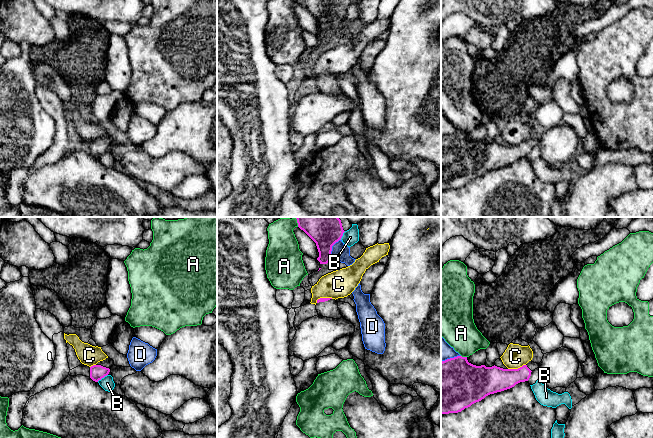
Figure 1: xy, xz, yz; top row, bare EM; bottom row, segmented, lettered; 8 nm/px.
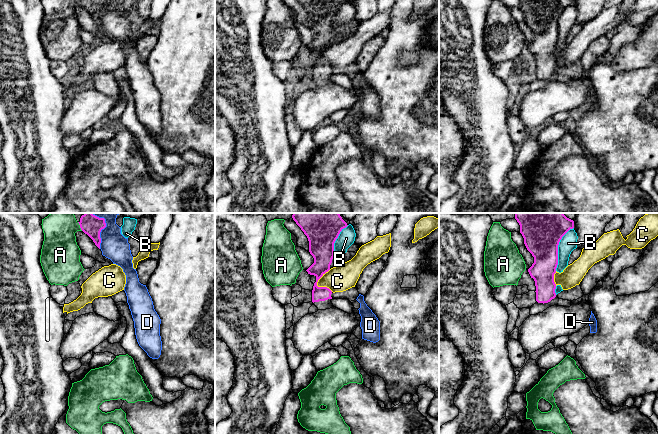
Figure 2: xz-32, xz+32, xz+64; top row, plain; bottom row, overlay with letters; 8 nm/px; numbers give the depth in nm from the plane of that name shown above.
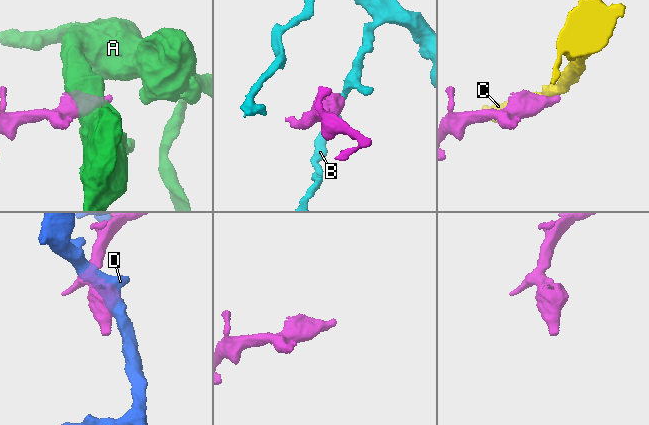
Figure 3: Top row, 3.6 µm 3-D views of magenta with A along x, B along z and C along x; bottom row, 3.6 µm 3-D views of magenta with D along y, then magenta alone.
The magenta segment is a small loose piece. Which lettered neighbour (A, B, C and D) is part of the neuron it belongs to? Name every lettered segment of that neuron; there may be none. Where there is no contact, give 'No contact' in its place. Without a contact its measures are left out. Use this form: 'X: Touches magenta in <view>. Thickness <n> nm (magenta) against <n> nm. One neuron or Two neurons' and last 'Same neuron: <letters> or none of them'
A: Touches magenta in yz. Thickness 420 nm (magenta) against 280 nm. Two neurons
B: Touches magenta in xy. Thickness 120 nm (magenta) against 110 nm. Two neurons
C: Touches magenta in yz. Thickness 220 nm (magenta) against 190 nm. Two neurons
D: Touches magenta in xz. Thickness 190 nm (magenta) against 140 nm. Two neurons
Same neuron: none of them

